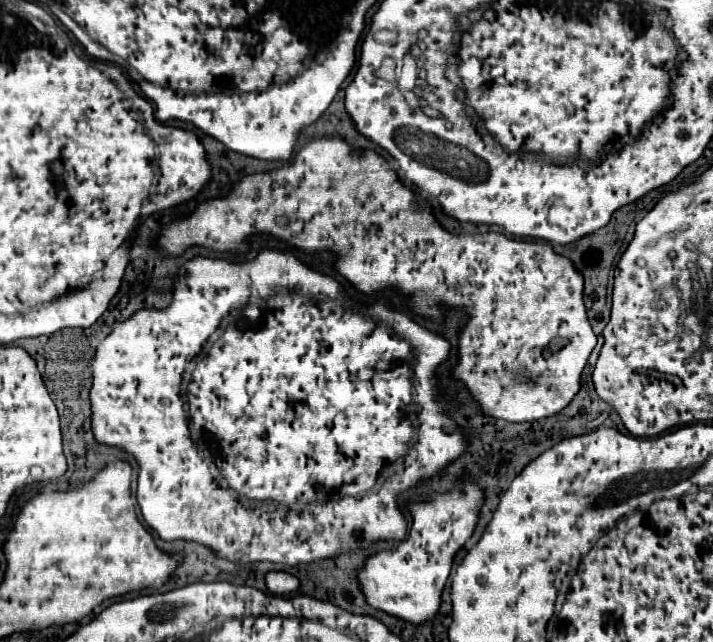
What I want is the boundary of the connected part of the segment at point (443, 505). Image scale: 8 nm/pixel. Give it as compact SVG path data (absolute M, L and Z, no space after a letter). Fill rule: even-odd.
M465 481L459 491L435 495L429 501L411 503L413 527L409 537L393 551L379 551L369 557L367 565L359 571L359 583L367 603L409 623L423 623L435 617L439 611L443 585L451 571L453 555L473 535L481 501L481 489Z

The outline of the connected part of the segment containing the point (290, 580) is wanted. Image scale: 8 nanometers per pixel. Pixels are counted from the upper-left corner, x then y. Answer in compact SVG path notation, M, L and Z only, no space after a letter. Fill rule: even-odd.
M285 571L267 573L265 583L267 583L269 591L275 593L275 595L289 595L289 593L299 589L299 579L295 575L291 575L291 573L285 573Z

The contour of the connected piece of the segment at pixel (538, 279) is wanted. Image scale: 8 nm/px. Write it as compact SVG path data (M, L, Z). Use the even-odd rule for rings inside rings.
M317 137L313 141L309 141L295 157L295 163L293 165L287 165L287 167L281 167L277 171L271 171L271 173L257 173L257 175L249 175L249 177L243 177L227 197L221 197L221 199L211 199L211 201L205 201L203 205L197 207L197 211L193 213L193 217L185 219L185 221L175 221L171 225L167 225L161 233L161 239L159 239L159 247L167 253L167 255L179 255L183 253L183 249L191 247L191 245L203 245L203 247L211 247L211 249L217 249L217 251L245 251L247 249L247 239L249 235L253 233L269 233L289 245L295 245L303 251L311 251L311 253L317 253L317 251L333 251L337 255L337 263L335 263L335 269L349 281L353 283L359 291L363 293L373 293L373 291L379 291L383 287L397 287L401 289L405 295L411 295L411 307L413 311L433 319L433 321L441 321L443 317L443 307L461 307L469 313L469 323L465 327L465 331L461 333L459 337L459 363L455 367L455 379L463 381L469 391L473 393L473 397L481 403L481 409L485 415L491 415L491 417L497 417L497 419L505 419L505 421L513 421L513 423L519 423L519 421L537 421L537 419L543 419L543 417L551 417L555 413L559 413L561 409L565 409L571 399L577 395L579 387L581 387L581 373L587 365L587 359L591 355L591 351L595 349L597 345L597 337L589 325L589 319L587 319L587 313L585 313L585 305L583 305L583 277L575 271L573 263L561 255L557 255L551 245L542 243L537 240L523 240L518 238L509 238L504 233L496 231L485 231L481 233L481 237L475 237L475 233L461 233L463 235L463 241L461 241L461 235L455 235L455 233L449 233L445 231L437 221L435 217L431 215L431 207L421 199L417 197L411 189L407 189L395 175L395 171L373 151L367 151L367 153L359 153L355 151L353 147L349 147L345 141L341 141L339 137Z

